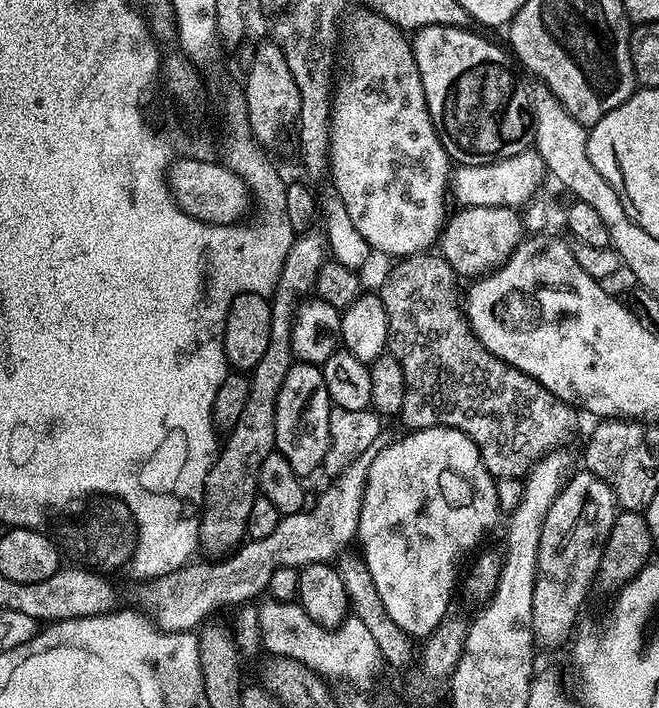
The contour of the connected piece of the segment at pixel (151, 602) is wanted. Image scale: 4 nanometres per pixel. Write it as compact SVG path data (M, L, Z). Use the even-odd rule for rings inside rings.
M372 452L362 454L354 462L350 462L350 466L346 466L346 470L335 473L333 480L336 481L334 481L333 484L330 485L329 488L317 498L316 505L314 505L313 508L311 505L311 507L305 511L295 512L289 516L281 516L277 526L267 536L267 538L248 540L247 542L241 544L240 547L237 548L235 552L231 553L231 555L229 555L227 558L219 559L217 562L208 562L212 564L196 564L197 562L189 562L185 564L184 567L174 570L170 574L156 577L155 580L151 581L149 588L152 589L150 589L149 592L144 596L144 605L142 605L143 611L147 613L149 617L151 617L156 627L161 630L168 629L173 632L188 632L191 630L196 630L205 623L205 620L208 618L206 616L213 610L213 608L218 607L219 604L236 604L235 606L242 606L247 602L252 602L252 599L254 599L259 592L263 593L265 589L267 589L268 583L270 582L270 574L274 574L274 570L278 570L279 568L295 568L299 570L308 564L323 564L335 561L339 555L351 545L349 544L351 540L353 543L353 540L357 537L356 532L358 530L358 522L360 521L360 511L362 510L362 498L364 497L364 491L366 490L366 478L368 477L368 468L372 465L372 458Z

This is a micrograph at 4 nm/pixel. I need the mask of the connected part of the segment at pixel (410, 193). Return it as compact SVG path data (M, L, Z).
M361 10L348 24L348 65L344 73L339 73L338 83L334 88L332 101L332 117L330 118L330 130L328 131L328 172L332 176L331 186L334 192L342 198L342 206L346 206L346 214L350 214L350 222L354 222L354 230L366 238L366 242L372 247L373 253L385 252L392 258L403 258L423 253L437 243L440 239L440 231L444 229L444 222L450 215L450 191L449 177L454 169L453 161L448 159L442 142L436 136L436 128L426 106L426 94L422 90L422 82L418 74L418 62L412 53L409 37L401 29L389 22L384 16L377 16L371 10Z

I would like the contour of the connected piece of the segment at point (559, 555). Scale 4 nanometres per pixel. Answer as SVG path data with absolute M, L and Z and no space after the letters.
M580 470L554 498L542 522L532 606L532 639L544 648L556 648L573 635L572 627L588 596L592 579L597 579L618 505L610 485L590 471Z

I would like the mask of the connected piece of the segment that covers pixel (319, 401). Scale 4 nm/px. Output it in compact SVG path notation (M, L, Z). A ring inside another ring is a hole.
M293 362L286 370L282 390L278 390L278 406L274 414L276 423L275 451L282 454L296 475L307 478L311 472L320 472L324 467L326 450L330 446L330 414L333 402L326 390L326 378L315 364Z

